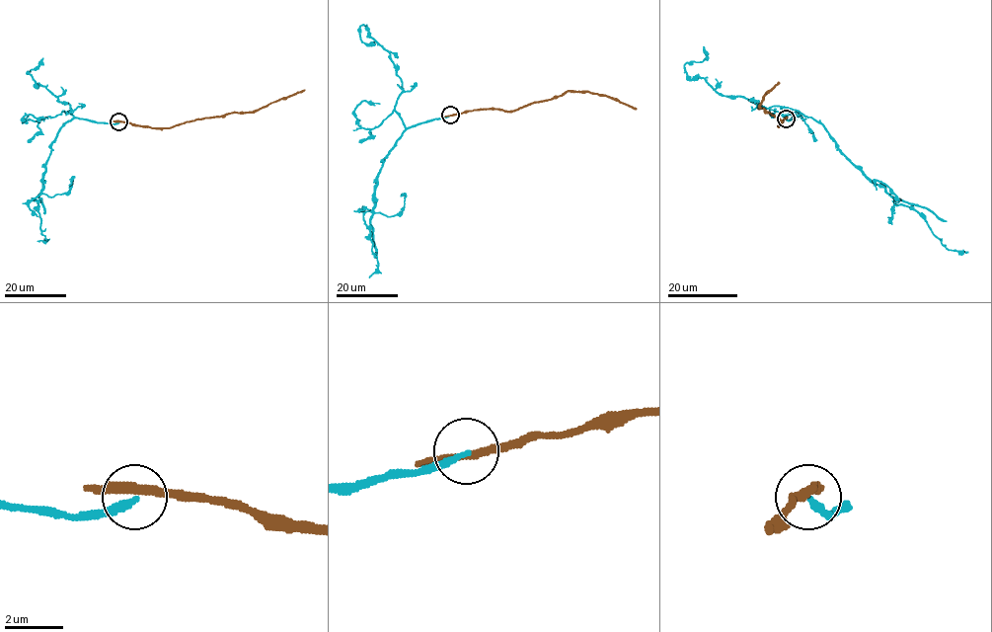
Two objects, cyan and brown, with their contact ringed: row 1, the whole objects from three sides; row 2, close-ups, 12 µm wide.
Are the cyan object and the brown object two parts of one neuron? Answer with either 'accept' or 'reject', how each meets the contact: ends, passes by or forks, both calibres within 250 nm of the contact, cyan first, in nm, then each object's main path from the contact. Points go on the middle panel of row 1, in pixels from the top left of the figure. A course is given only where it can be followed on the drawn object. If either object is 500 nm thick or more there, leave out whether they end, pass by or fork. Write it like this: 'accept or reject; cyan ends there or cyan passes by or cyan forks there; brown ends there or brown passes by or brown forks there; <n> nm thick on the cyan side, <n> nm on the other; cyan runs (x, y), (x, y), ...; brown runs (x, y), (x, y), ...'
reject; cyan ends there; brown passes by; 240 nm thick on the cyan side, 260 nm on the other; cyan runs (450, 115), (413, 125), (383, 158), (374, 207), (363, 215), (378, 261), (378, 270), (369, 276); brown runs (450, 115), (486, 109), (508, 111), (551, 100), (567, 91), (598, 93), (637, 109)

